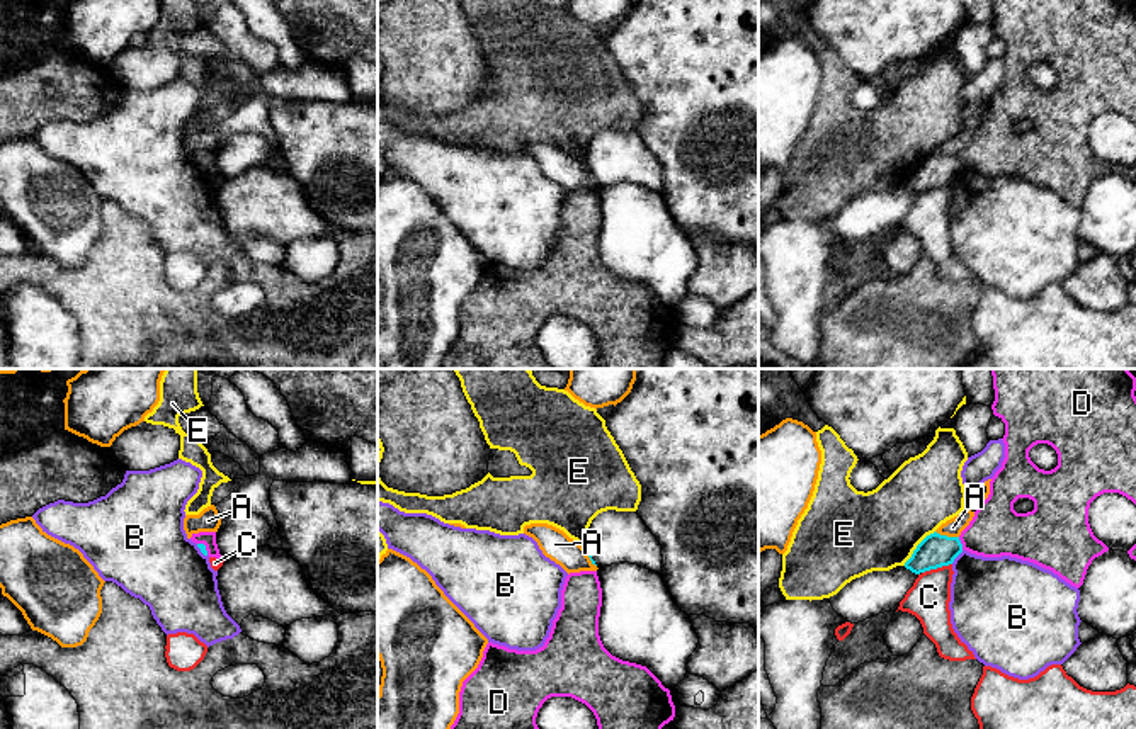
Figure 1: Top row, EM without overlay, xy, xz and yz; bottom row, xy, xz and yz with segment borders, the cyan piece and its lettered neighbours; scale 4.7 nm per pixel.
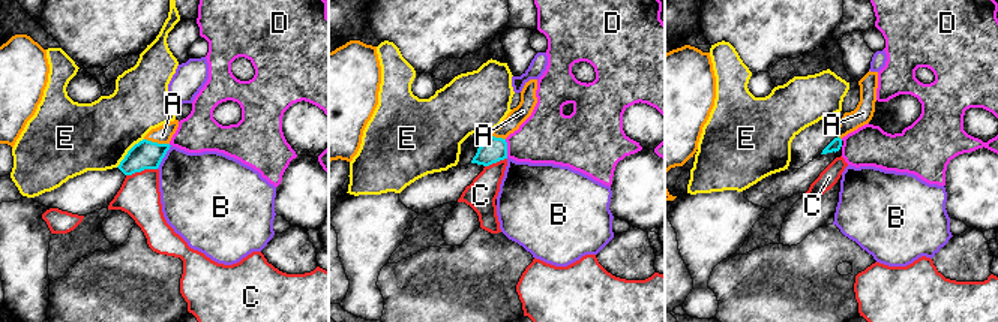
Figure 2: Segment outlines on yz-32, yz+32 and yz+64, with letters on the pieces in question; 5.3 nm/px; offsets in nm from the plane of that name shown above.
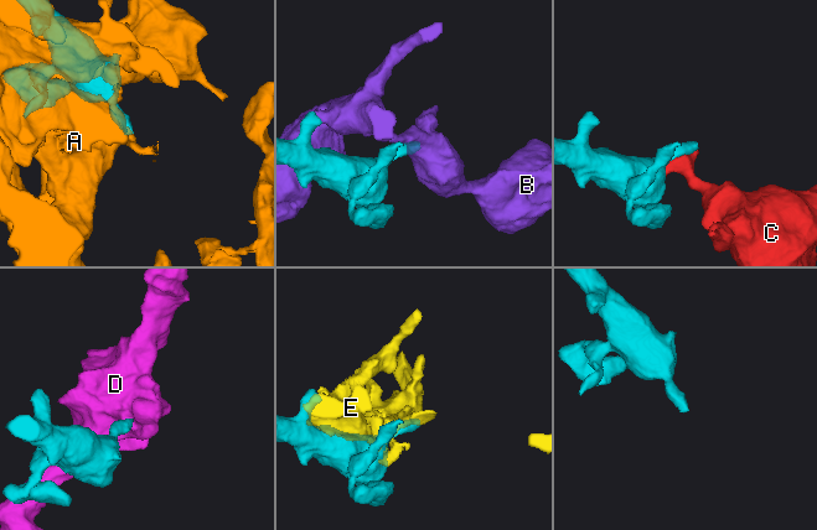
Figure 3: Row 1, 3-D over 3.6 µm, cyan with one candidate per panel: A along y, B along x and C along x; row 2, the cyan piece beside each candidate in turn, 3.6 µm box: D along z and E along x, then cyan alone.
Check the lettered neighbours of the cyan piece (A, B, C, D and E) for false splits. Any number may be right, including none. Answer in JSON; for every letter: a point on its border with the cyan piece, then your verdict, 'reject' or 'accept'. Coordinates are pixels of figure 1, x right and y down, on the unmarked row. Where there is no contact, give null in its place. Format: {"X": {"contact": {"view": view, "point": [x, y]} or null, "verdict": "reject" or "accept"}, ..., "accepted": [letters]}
{"A": {"contact": {"view": "yz", "point": [946, 155]}, "verdict": "reject"}, "B": {"contact": {"view": "yz", "point": [956, 175]}, "verdict": "reject"}, "C": {"contact": {"view": "yz", "point": [936, 187]}, "verdict": "reject"}, "D": {"contact": {"view": "yz", "point": [961, 163]}, "verdict": "accept"}, "E": {"contact": {"view": "yz", "point": [917, 167]}, "verdict": "reject"}, "accepted": ["D"]}

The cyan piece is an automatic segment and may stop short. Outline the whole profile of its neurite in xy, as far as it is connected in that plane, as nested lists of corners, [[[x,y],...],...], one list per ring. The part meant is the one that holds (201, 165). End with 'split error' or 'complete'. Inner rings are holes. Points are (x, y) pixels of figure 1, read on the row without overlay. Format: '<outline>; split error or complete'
[[[216,151],[192,153],[190,160],[197,163],[197,167],[204,175],[221,178],[221,173],[216,163]]]; split error

